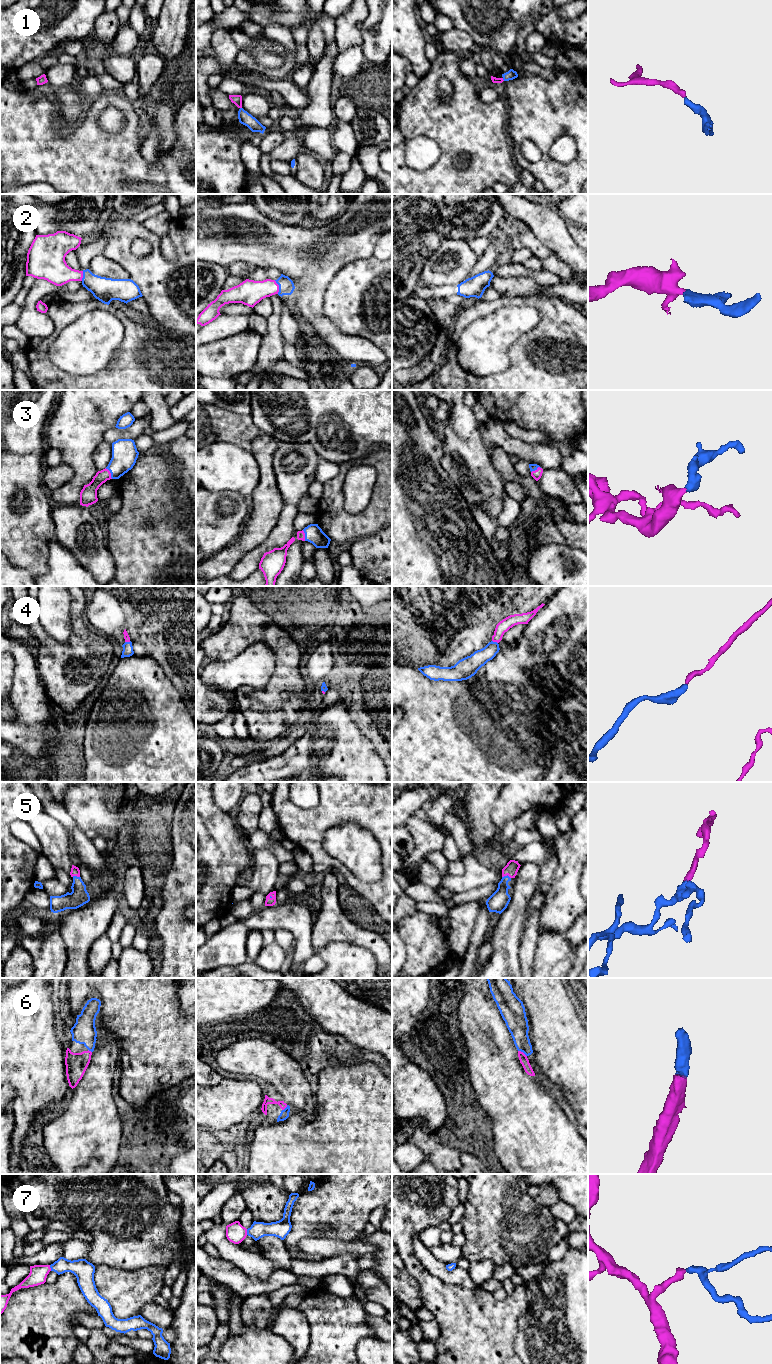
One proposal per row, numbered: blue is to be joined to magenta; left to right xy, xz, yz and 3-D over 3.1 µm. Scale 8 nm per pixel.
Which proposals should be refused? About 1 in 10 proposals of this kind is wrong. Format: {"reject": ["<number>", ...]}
{"reject": []}

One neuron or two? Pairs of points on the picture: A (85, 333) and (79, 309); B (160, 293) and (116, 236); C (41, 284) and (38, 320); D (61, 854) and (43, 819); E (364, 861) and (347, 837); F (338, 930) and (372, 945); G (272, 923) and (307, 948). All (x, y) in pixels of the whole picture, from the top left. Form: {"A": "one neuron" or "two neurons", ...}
{"A": "two neurons", "B": "one neuron", "C": "one neuron", "D": "one neuron", "E": "one neuron", "F": "one neuron", "G": "one neuron"}

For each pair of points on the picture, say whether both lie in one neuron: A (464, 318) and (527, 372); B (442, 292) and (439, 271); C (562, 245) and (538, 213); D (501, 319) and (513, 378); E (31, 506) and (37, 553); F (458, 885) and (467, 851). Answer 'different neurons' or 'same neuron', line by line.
A: same neuron
B: different neurons
C: same neuron
D: different neurons
E: same neuron
F: same neuron

